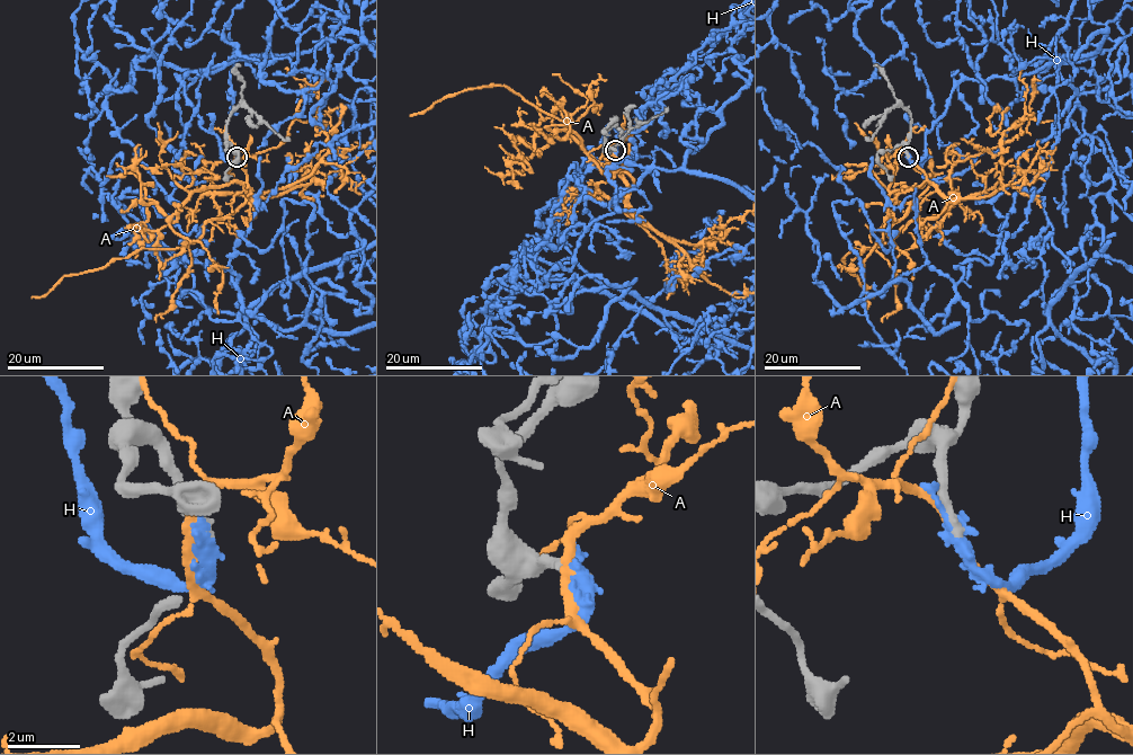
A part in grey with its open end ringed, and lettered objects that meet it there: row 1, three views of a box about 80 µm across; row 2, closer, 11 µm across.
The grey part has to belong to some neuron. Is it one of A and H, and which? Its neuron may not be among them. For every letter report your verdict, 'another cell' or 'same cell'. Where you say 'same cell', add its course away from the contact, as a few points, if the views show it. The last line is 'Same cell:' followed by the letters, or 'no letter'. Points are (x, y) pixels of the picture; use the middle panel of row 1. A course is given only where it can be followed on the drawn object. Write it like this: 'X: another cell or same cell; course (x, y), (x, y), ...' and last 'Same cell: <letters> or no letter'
A: another cell
H: same cell
Same cell: H

